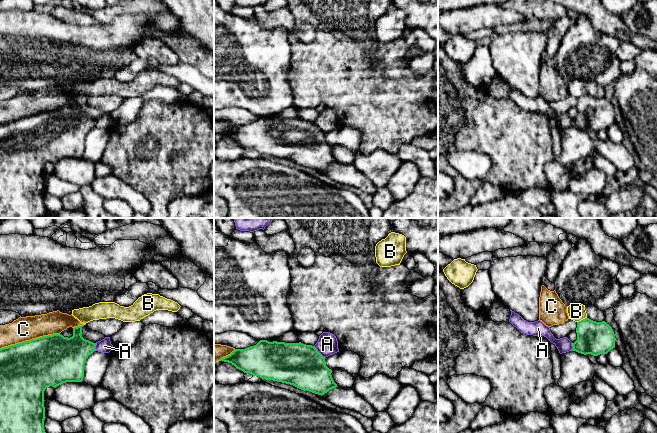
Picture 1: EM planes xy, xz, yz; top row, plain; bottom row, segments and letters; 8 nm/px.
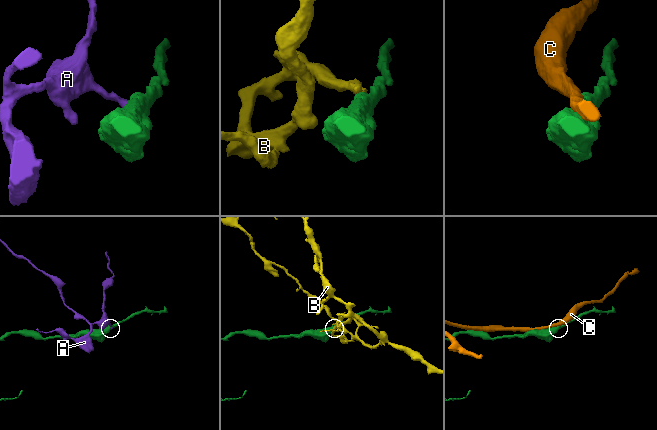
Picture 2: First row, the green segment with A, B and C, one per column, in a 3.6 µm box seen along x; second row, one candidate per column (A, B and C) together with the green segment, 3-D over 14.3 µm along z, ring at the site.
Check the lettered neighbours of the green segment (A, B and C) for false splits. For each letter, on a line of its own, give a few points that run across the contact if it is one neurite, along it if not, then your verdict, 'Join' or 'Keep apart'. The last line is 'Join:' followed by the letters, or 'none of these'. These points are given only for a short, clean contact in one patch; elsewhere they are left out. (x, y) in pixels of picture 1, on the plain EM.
A: Line: xz (313, 122), (325, 133). Keep apart
B: Line: yz (595, 114), (581, 96), (576, 87). Join
C: Keep apart
Join: B

